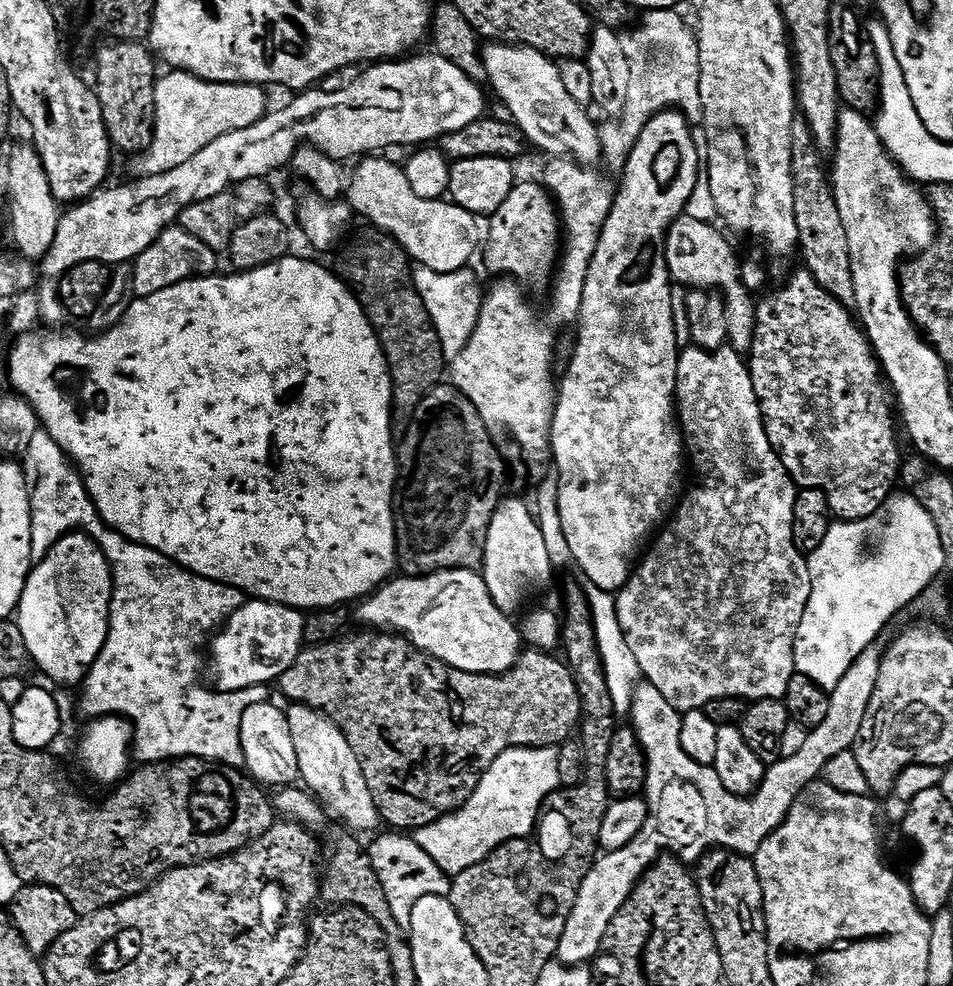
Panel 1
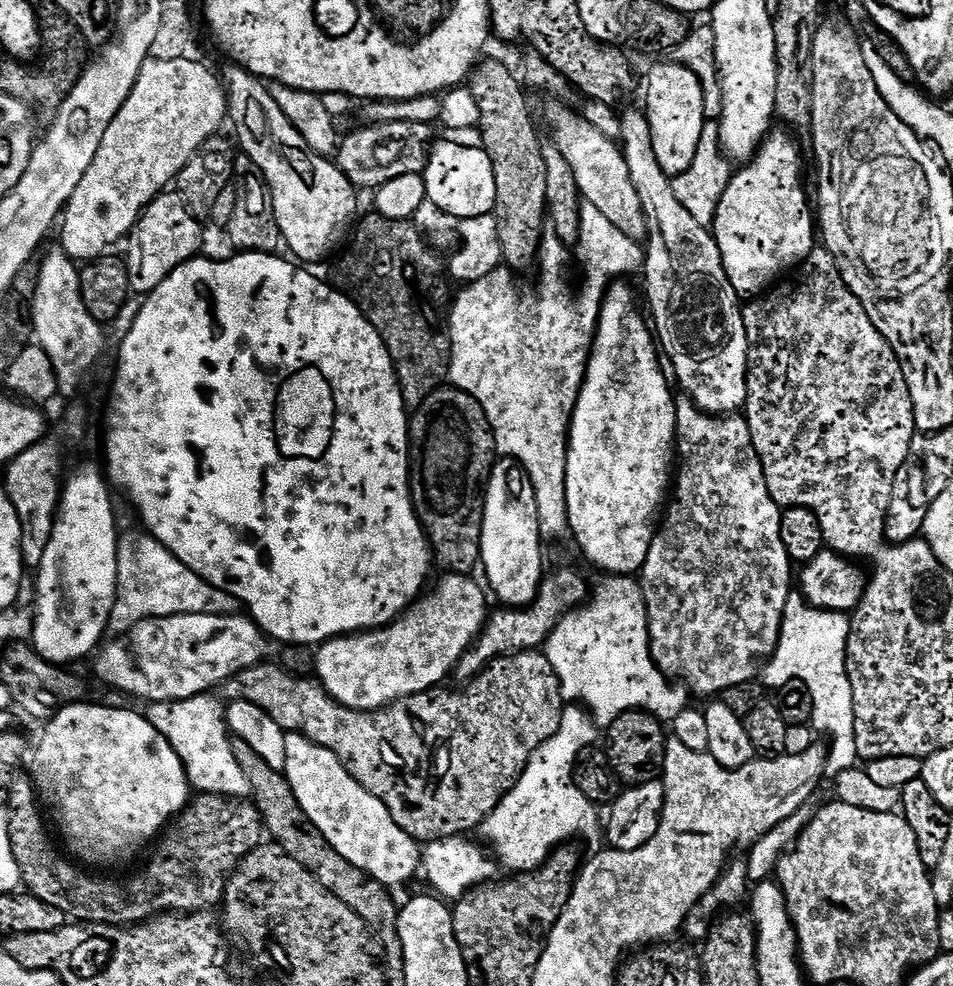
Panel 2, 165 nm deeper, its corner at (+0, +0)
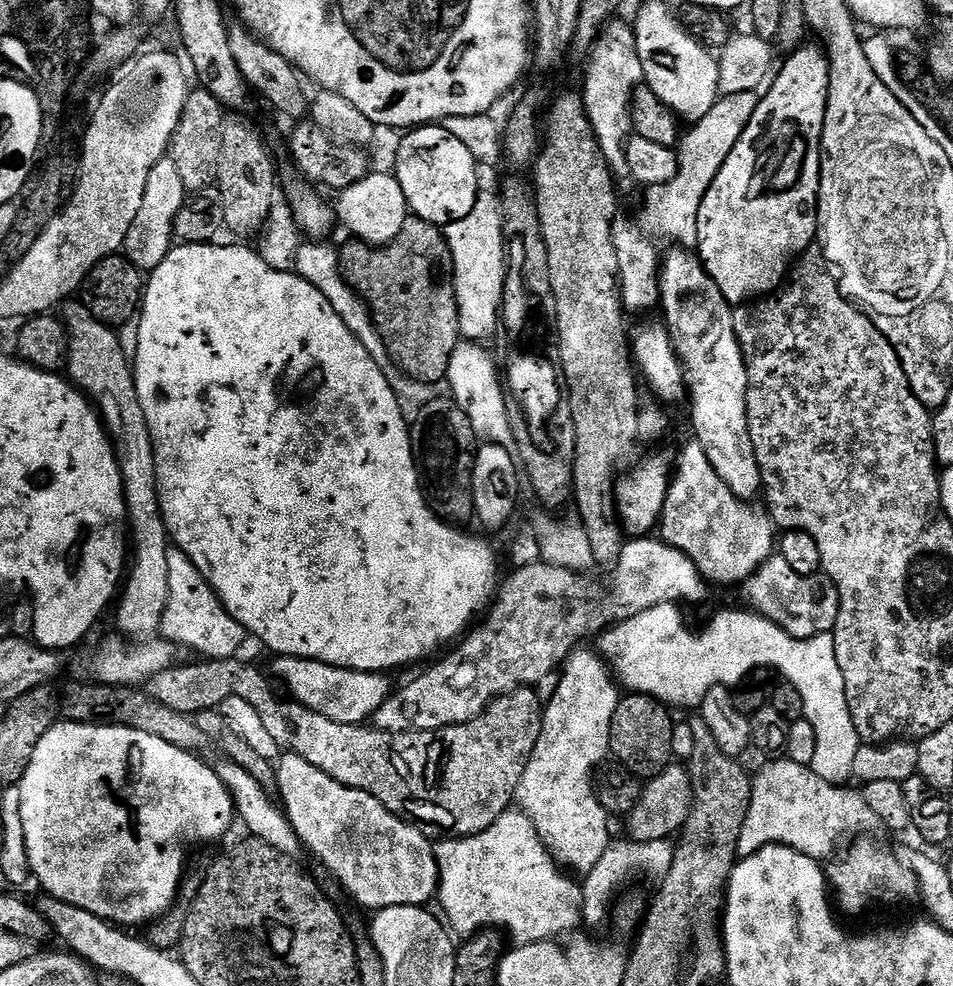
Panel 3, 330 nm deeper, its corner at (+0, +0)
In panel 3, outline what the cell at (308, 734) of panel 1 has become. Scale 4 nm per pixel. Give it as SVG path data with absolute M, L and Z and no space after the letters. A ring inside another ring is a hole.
M291 754L279 757L275 765L276 788L284 801L284 815L292 823L292 829L300 839L301 845L308 848L324 863L324 868L348 891L348 896L356 904L364 908L379 910L390 906L427 905L428 899L437 895L440 886L440 871L436 861L436 850L433 841L420 829L404 820L399 820L378 798L357 788L346 786L330 774L318 770L318 766L310 766L306 758L298 758Z

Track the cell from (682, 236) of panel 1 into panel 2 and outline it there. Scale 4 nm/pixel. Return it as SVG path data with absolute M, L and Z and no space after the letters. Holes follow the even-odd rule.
M566 108L550 109L548 124L552 127L551 143L560 151L562 158L566 158L570 170L574 170L581 197L629 238L643 241L646 236L644 211L640 208L634 182L630 182L630 170L620 146L598 134L598 130L594 130L594 126L590 126L583 115L574 114Z

